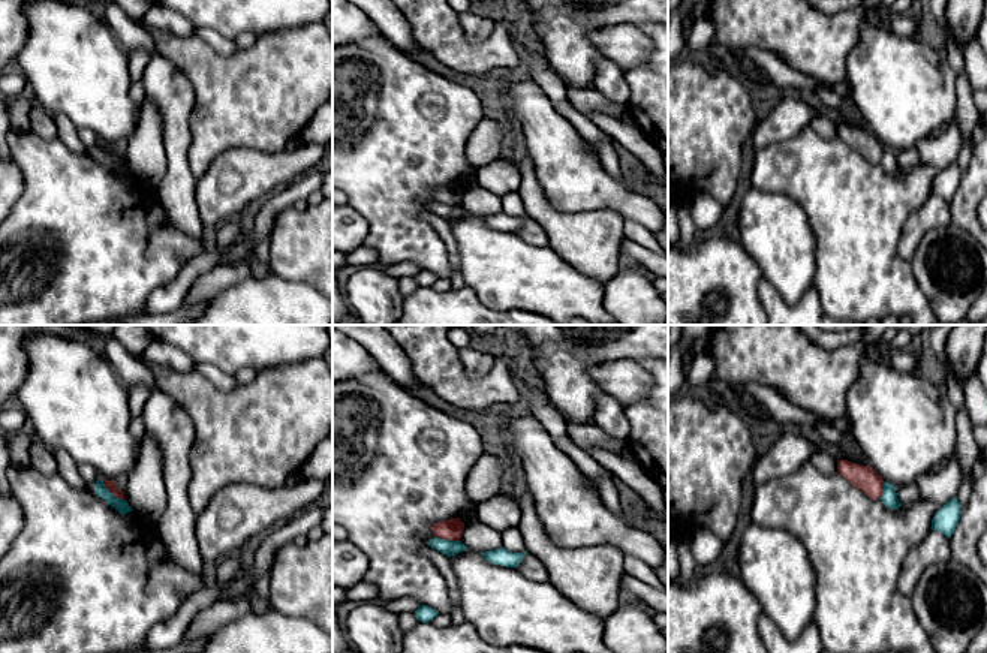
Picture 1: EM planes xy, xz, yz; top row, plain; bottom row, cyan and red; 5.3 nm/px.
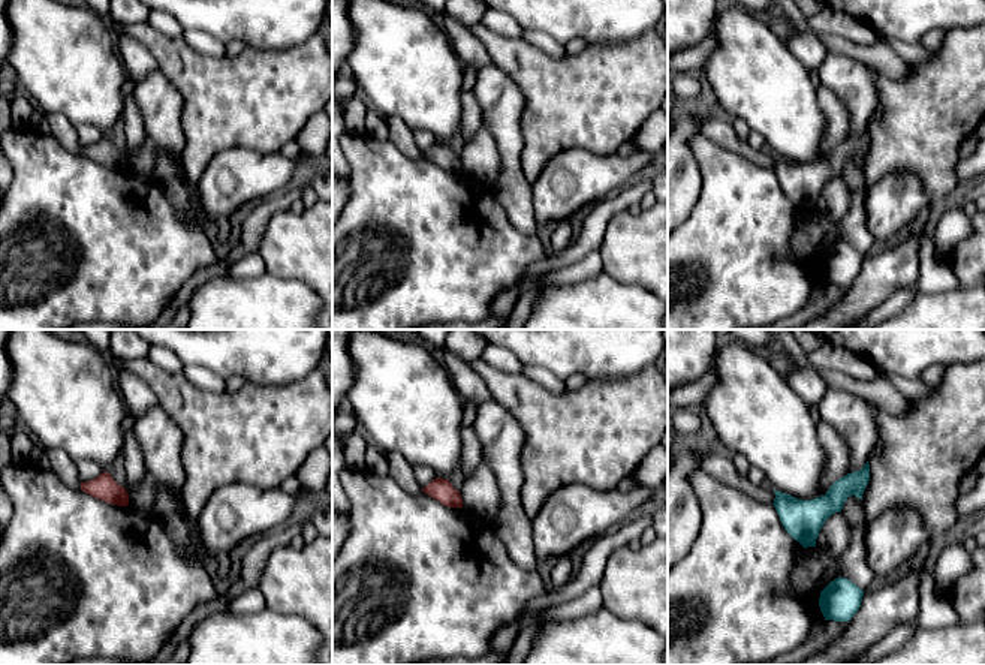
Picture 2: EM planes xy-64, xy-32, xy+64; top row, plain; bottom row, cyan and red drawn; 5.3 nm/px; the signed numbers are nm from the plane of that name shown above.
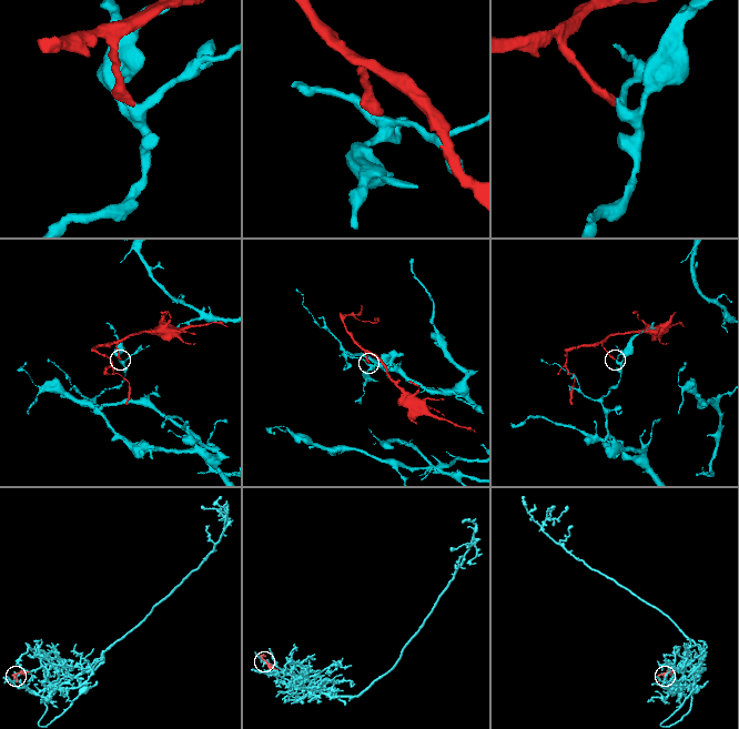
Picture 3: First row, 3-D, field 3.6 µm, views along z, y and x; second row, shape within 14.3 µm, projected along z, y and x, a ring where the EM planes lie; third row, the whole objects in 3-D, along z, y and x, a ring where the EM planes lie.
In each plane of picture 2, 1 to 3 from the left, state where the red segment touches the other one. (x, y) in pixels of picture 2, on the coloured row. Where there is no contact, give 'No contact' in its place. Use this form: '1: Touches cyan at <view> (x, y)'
1: No contact
2: No contact
3: No contact

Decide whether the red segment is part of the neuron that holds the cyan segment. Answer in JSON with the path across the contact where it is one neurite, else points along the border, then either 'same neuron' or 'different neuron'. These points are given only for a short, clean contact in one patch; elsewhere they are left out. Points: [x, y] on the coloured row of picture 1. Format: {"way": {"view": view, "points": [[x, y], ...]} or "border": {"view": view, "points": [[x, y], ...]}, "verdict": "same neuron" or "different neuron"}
{"border": {"view": "xy", "points": [[101, 480], [116, 496], [125, 500]]}, "verdict": "different neuron"}

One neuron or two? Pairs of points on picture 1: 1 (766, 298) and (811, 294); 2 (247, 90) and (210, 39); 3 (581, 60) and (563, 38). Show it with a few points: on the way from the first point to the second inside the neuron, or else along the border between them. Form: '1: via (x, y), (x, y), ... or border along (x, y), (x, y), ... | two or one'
1: via (778, 309), (797, 309), (800, 306) | one
2: border along (196, 35), (219, 54), (231, 56), (240, 50) | two
3: via (575, 56), (565, 44) | one

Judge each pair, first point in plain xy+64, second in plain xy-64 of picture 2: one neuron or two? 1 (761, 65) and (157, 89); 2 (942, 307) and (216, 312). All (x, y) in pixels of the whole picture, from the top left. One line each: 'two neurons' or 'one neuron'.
1: two neurons
2: one neuron

